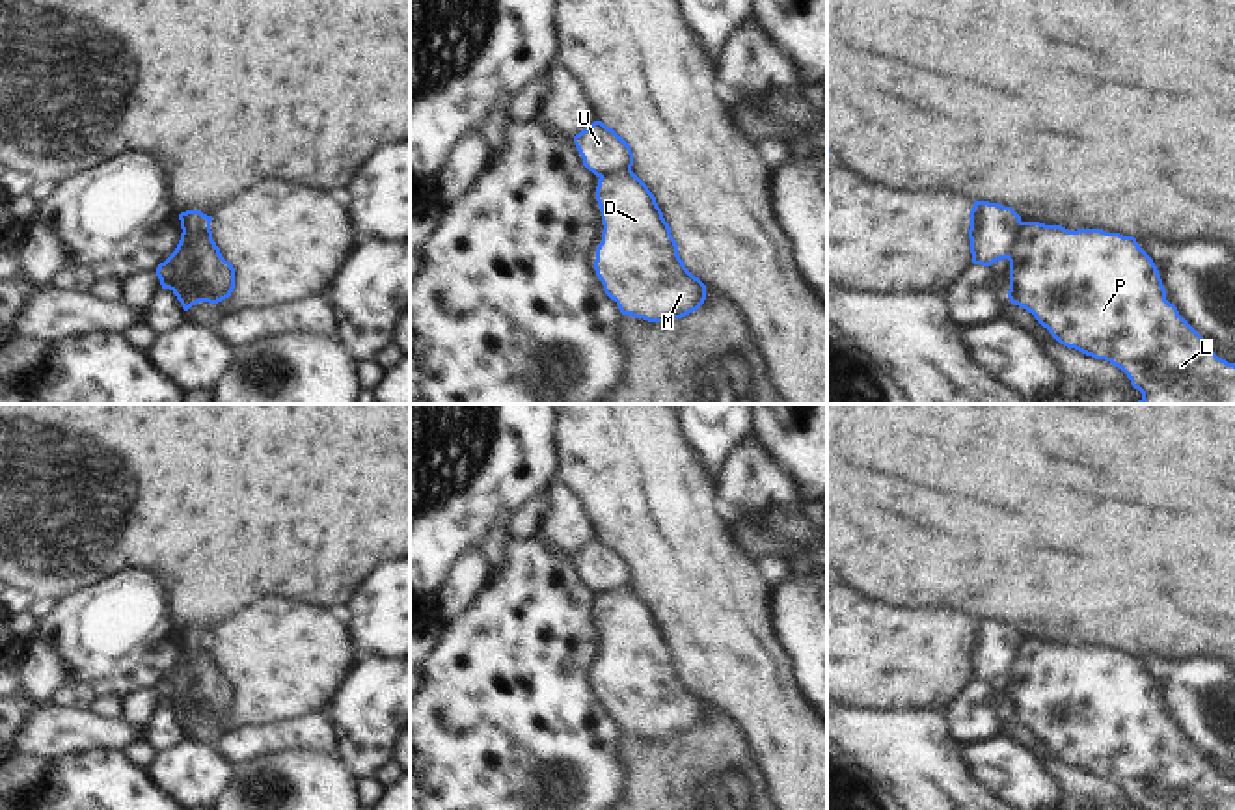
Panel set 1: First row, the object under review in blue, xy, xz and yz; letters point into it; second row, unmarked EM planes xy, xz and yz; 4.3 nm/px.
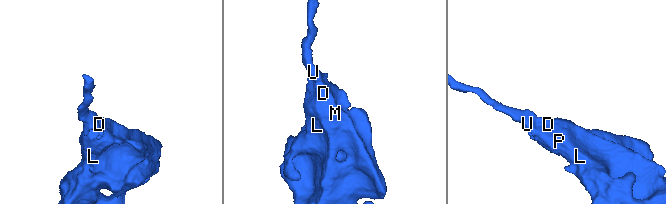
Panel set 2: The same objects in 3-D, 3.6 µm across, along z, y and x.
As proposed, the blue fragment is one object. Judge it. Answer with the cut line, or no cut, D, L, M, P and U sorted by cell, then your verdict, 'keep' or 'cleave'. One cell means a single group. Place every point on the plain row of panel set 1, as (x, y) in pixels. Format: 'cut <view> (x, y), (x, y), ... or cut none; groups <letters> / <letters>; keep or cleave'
cut xy (211, 648), (177, 678), (177, 699), (170, 706); groups D L M P / U; cleave

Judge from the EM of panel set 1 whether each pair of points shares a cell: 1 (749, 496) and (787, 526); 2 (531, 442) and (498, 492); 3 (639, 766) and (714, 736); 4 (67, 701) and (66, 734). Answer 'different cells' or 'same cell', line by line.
1: different cells
2: same cell
3: same cell
4: different cells

